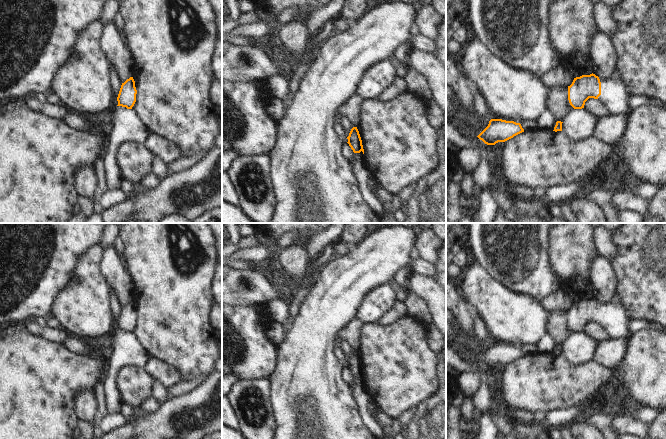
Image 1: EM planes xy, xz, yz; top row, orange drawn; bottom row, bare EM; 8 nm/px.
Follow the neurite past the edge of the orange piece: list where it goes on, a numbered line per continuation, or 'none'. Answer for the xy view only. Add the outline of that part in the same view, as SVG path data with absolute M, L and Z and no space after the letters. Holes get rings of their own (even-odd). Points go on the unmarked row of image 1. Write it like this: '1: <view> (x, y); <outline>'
none

